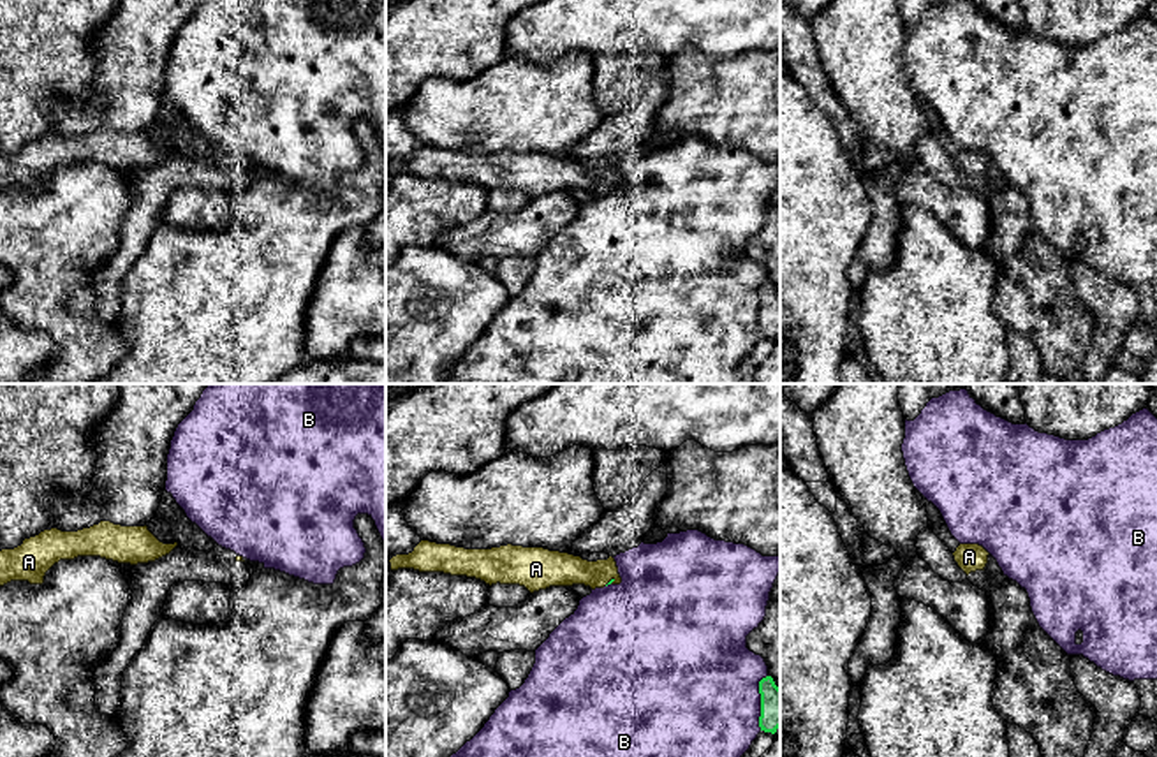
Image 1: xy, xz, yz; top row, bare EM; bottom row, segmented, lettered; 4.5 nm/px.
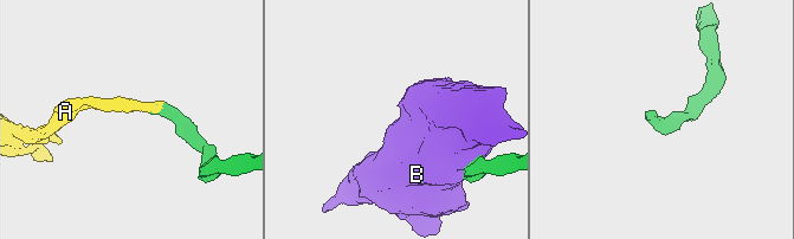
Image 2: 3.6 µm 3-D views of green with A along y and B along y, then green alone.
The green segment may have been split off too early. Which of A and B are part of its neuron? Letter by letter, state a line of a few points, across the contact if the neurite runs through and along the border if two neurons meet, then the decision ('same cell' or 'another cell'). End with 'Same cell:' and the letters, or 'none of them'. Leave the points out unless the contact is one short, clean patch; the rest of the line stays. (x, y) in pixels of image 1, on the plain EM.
A: xz (611, 185), (559, 175) | same cell
B: another cell
Same cell: A

